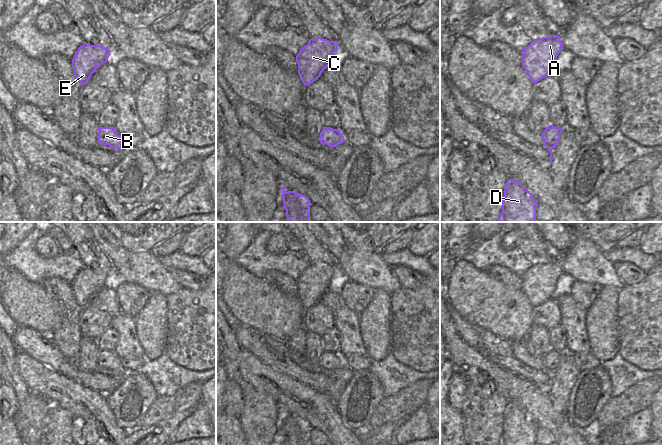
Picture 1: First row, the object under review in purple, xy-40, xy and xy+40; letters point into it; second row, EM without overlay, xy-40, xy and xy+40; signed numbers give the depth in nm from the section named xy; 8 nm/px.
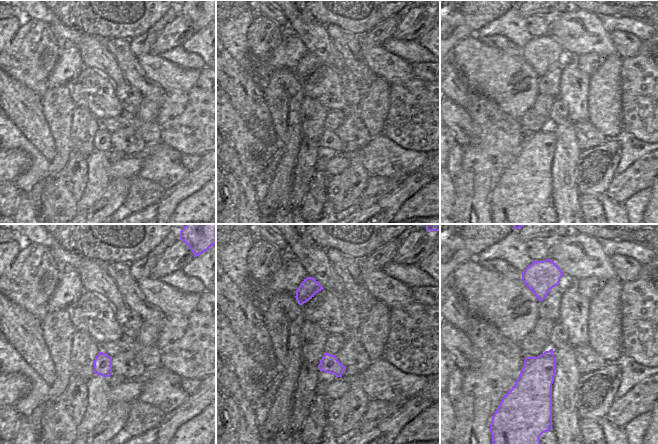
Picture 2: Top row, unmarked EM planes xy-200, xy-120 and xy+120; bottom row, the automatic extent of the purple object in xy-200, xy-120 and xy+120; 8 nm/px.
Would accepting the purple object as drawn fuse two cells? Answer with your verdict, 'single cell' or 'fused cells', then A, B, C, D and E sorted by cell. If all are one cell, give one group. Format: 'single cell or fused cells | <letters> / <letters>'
fused cells | A C D E / B

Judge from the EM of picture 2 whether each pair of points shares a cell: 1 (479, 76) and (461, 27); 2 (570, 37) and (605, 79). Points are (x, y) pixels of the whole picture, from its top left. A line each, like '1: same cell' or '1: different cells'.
1: different cells
2: different cells

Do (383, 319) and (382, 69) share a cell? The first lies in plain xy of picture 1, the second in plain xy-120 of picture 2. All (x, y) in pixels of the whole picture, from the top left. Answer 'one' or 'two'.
two

